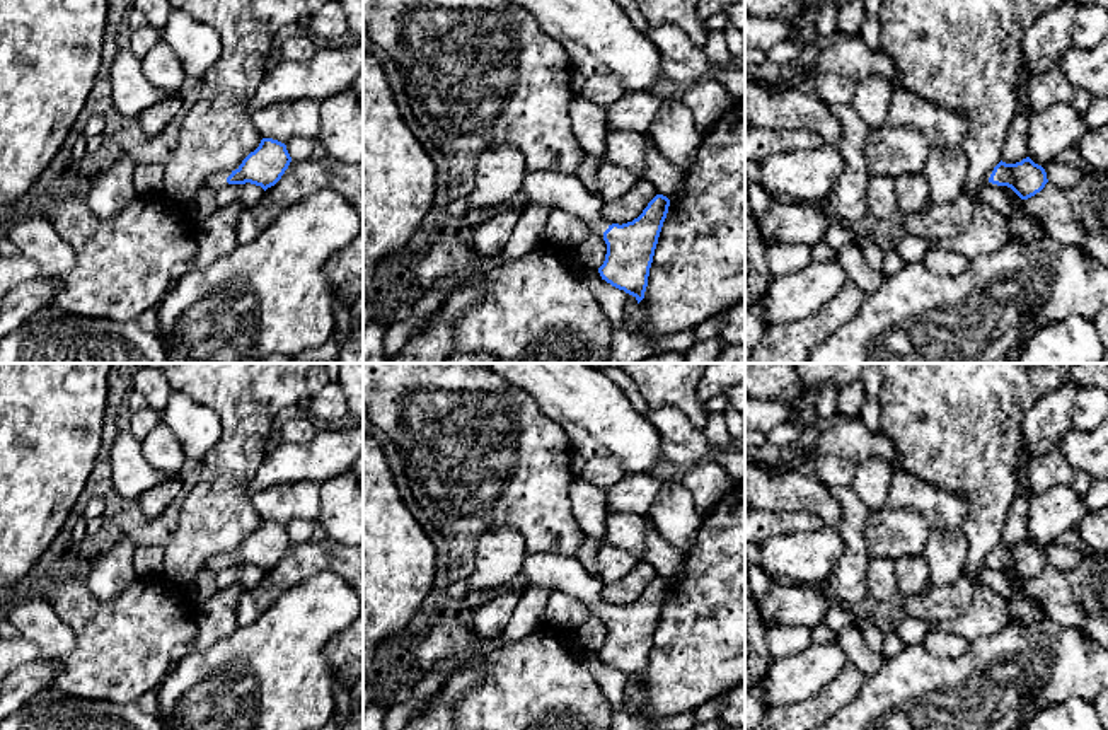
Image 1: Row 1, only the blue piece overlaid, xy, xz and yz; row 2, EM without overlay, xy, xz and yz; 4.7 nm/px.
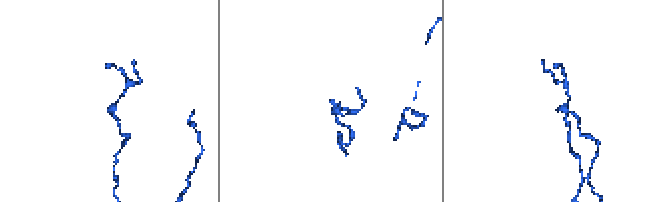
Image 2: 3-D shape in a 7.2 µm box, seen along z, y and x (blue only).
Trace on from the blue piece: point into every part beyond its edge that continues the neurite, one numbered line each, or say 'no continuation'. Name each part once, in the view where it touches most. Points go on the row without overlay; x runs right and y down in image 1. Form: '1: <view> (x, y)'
1: xz (563, 573)

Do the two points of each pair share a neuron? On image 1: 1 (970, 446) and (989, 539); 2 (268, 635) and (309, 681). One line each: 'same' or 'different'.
1: same
2: same

